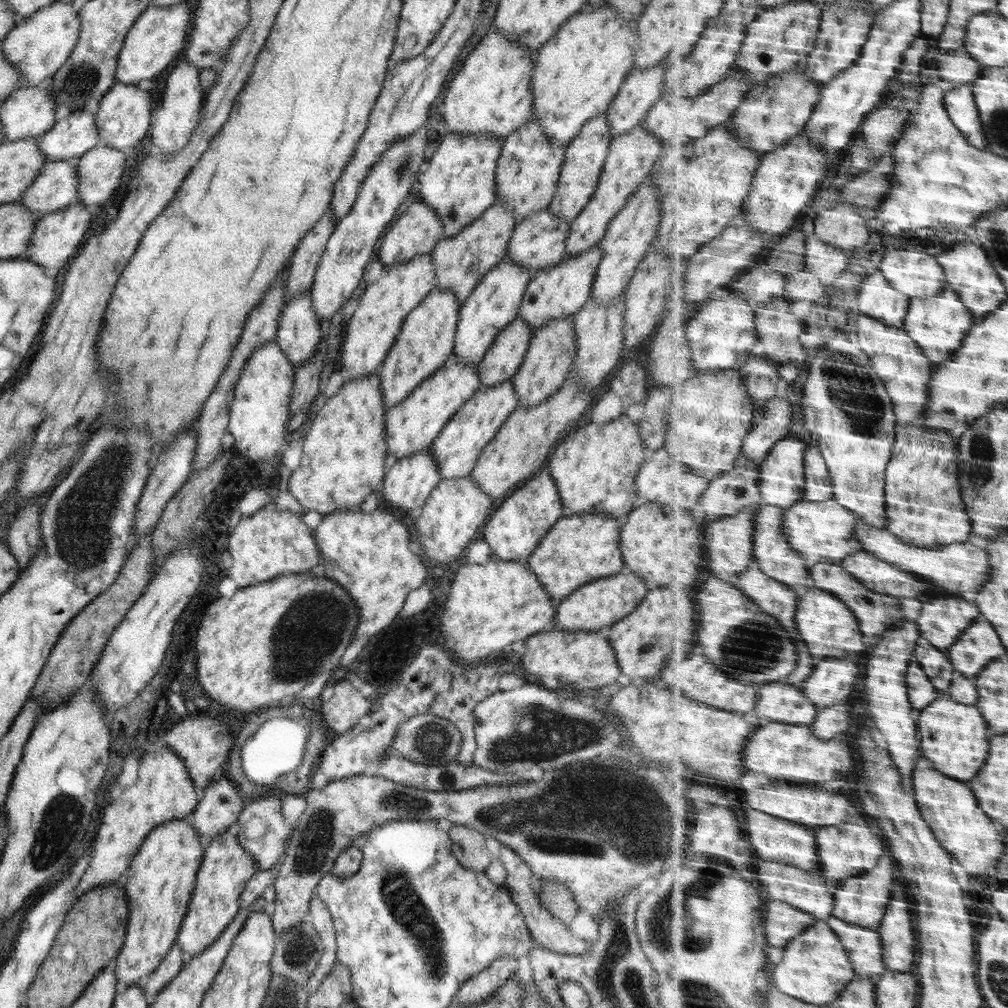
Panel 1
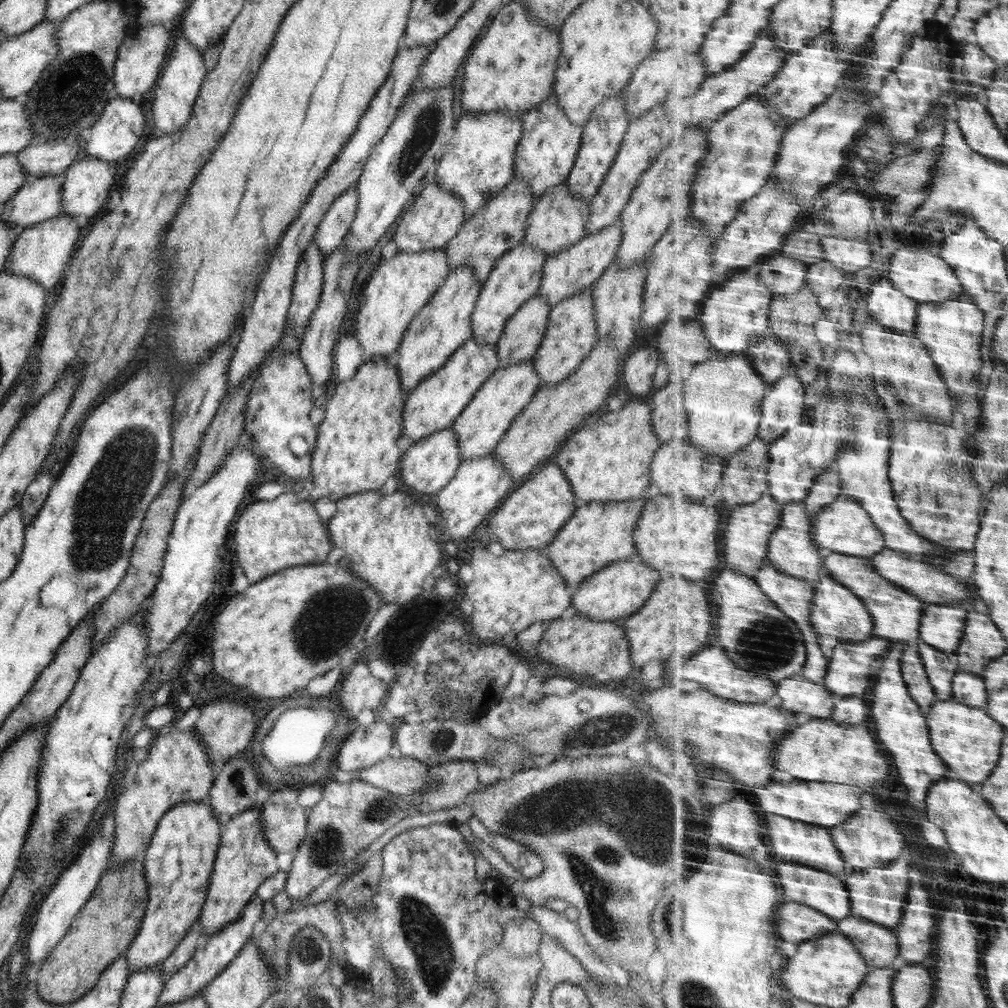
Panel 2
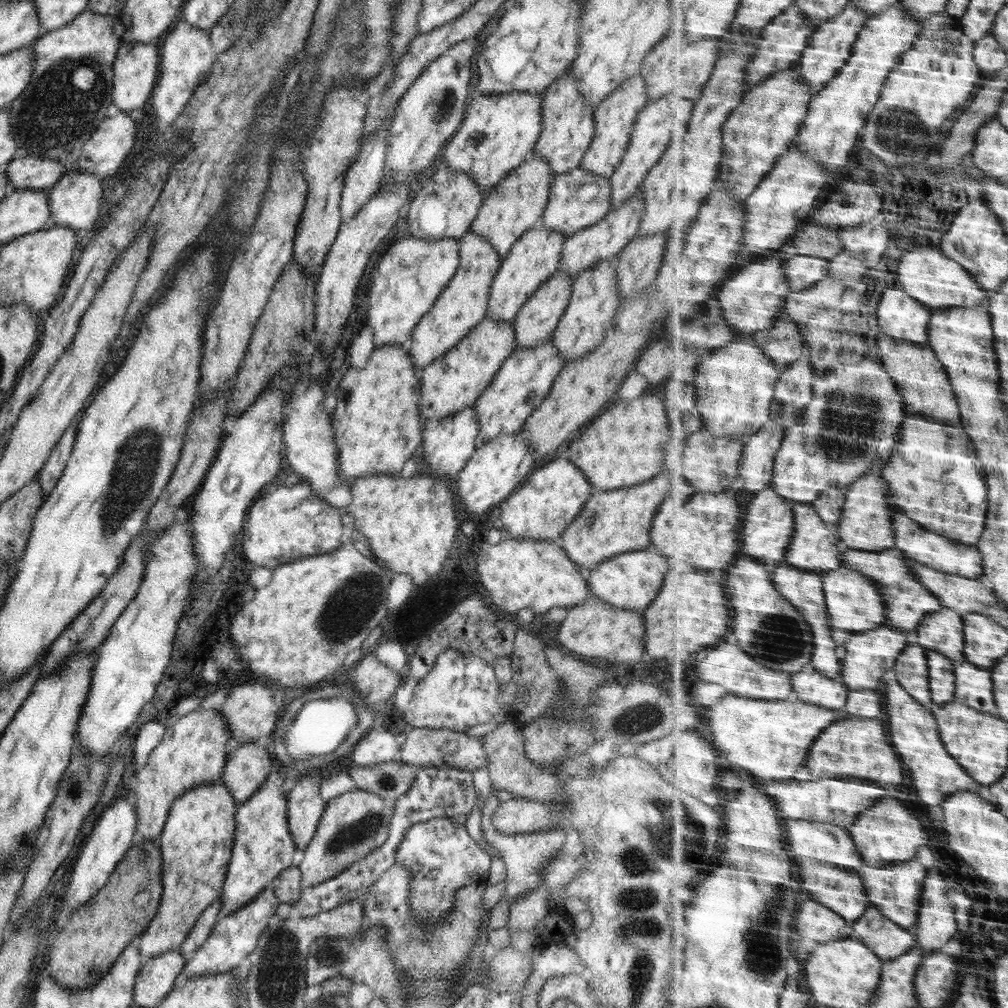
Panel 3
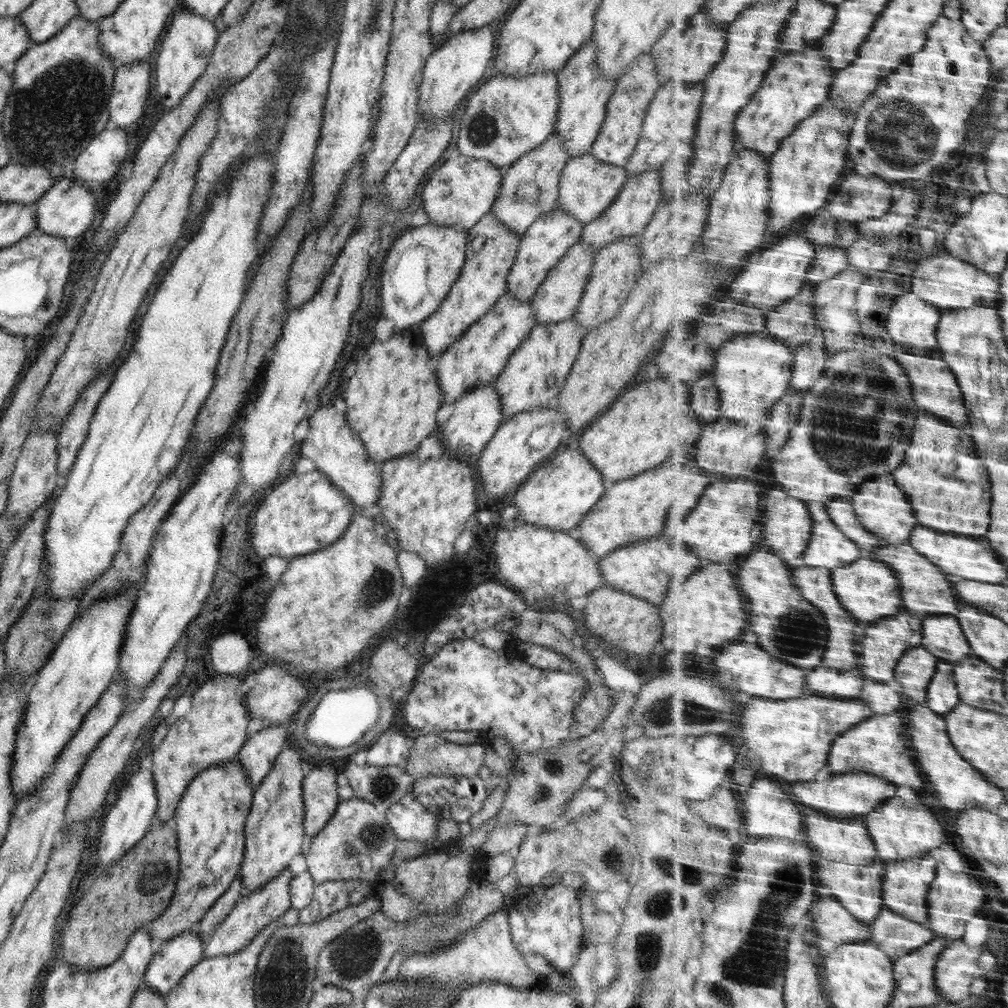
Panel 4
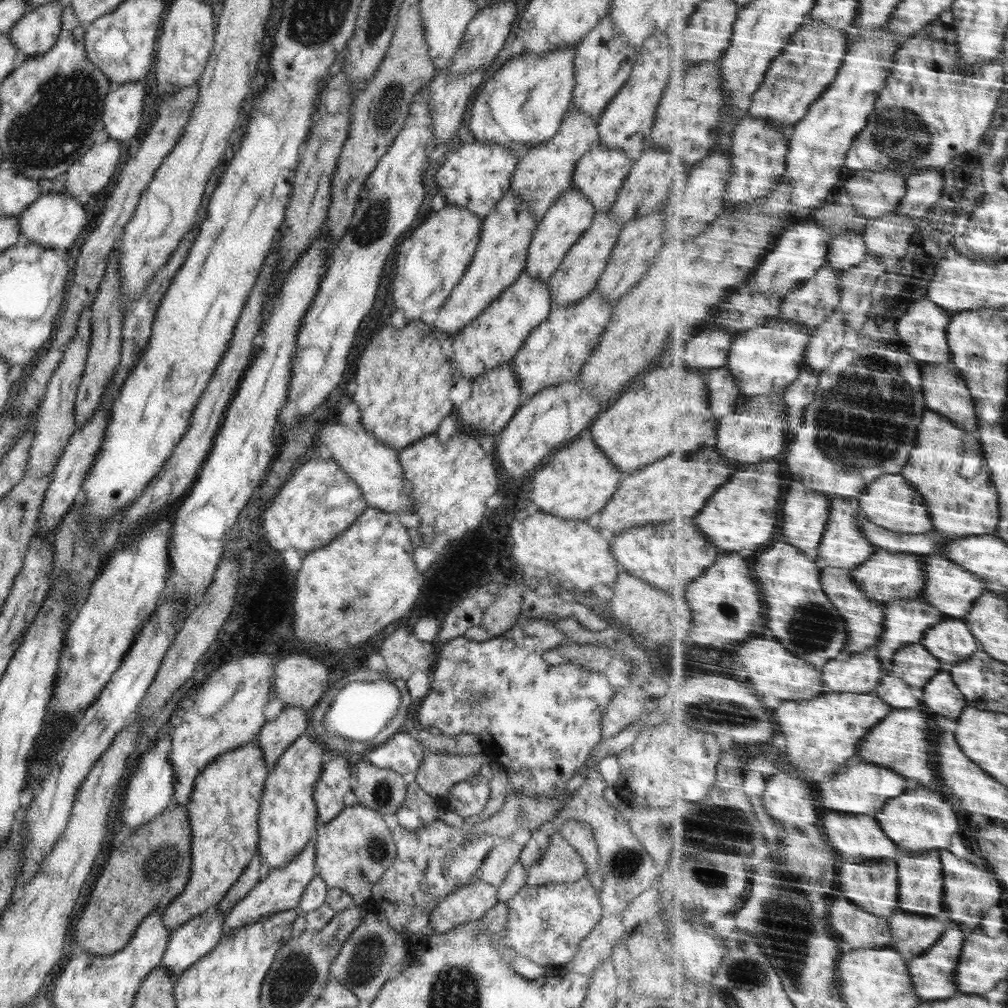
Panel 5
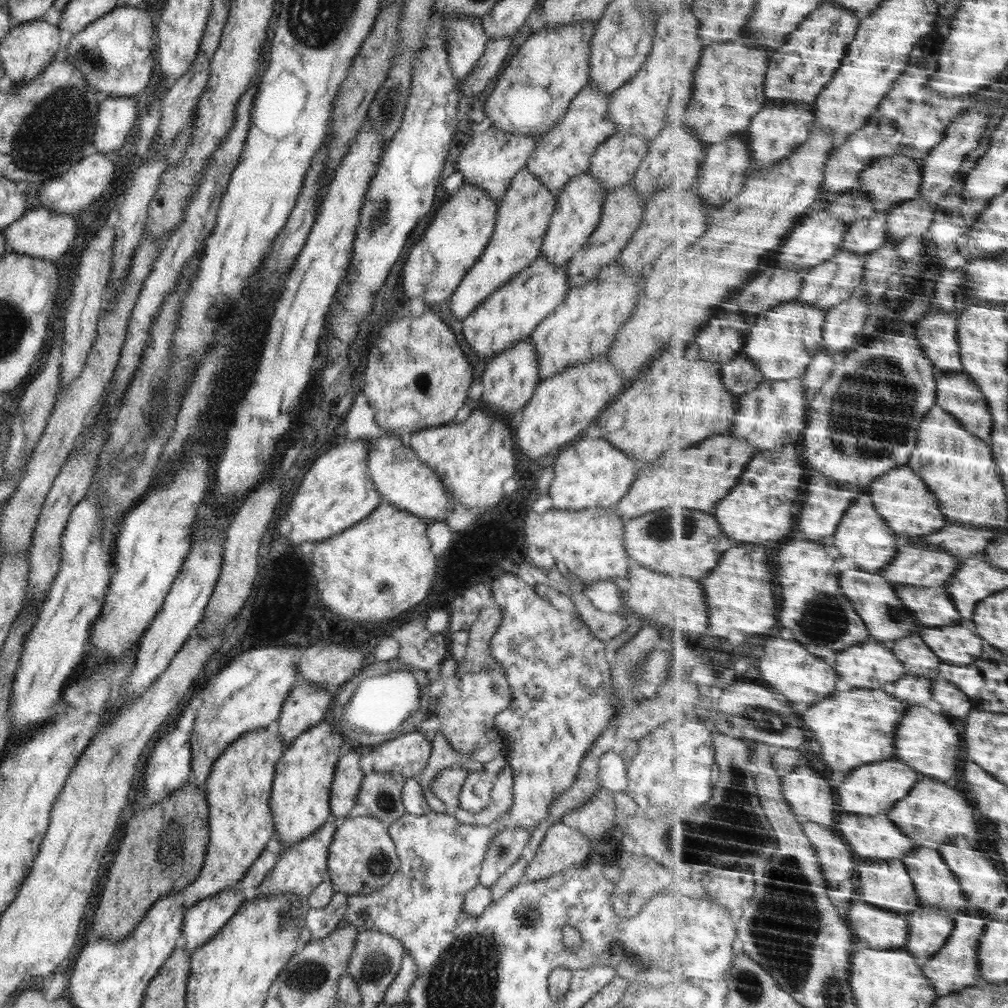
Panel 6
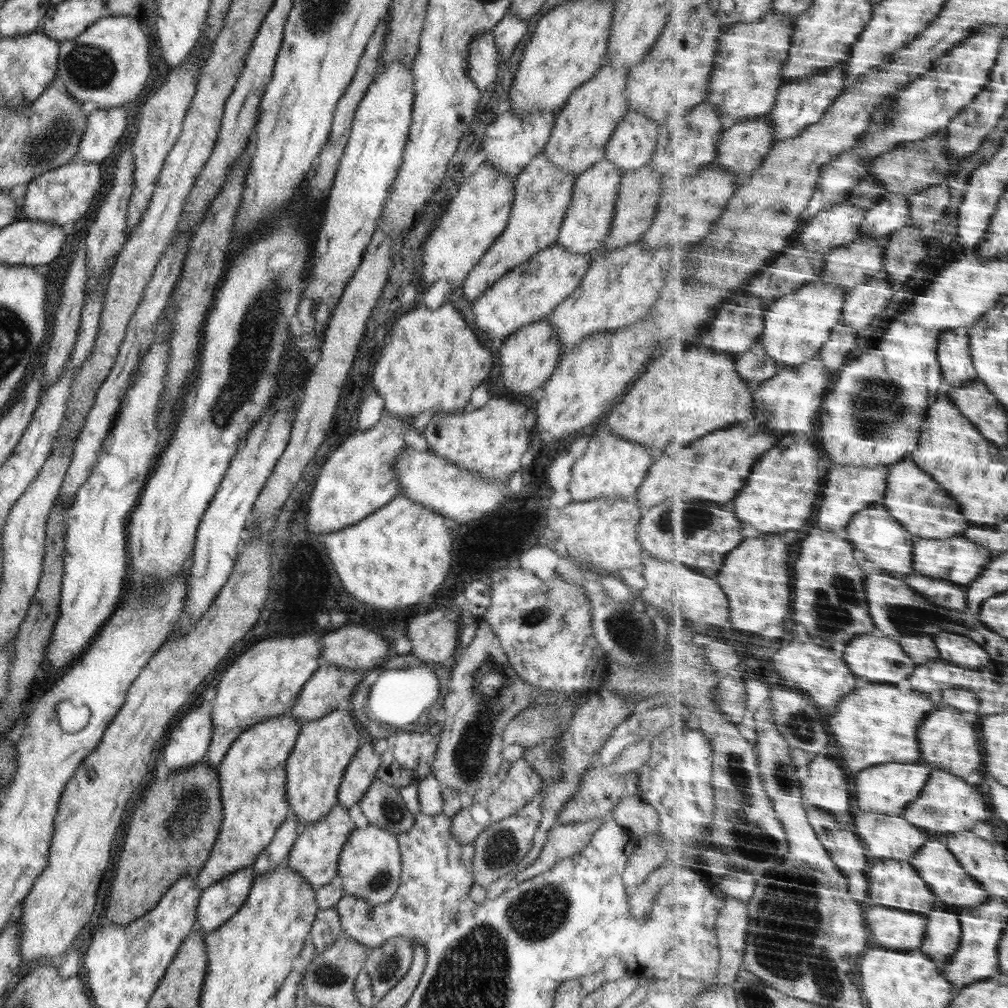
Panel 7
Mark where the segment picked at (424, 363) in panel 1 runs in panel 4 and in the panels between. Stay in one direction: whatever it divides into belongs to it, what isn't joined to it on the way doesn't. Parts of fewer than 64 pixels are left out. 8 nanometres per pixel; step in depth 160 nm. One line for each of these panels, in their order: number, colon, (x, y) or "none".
2: (437, 330)
3: (458, 309)
4: (491, 248)

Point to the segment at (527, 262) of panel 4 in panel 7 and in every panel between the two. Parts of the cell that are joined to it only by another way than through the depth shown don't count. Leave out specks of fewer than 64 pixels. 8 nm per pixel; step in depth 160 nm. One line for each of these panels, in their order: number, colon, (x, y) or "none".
5: (564, 222)
6: (578, 209)
7: (587, 222)

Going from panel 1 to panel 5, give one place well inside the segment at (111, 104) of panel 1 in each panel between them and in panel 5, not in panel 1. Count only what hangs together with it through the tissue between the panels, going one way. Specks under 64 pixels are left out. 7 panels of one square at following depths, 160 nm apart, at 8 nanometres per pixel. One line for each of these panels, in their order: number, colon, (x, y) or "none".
2: (111, 138)
3: (107, 148)
4: (101, 159)
5: (93, 171)

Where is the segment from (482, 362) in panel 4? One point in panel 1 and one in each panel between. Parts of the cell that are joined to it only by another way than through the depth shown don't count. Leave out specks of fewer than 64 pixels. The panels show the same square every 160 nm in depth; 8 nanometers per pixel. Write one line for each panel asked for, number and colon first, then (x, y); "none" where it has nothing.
1: (412, 425)
2: (434, 403)
3: (454, 381)

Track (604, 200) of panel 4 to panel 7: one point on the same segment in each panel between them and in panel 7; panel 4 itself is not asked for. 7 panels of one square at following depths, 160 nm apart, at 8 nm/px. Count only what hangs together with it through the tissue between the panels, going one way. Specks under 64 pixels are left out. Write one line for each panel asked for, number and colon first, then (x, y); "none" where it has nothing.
5: (599, 174)
6: (614, 162)
7: (631, 146)

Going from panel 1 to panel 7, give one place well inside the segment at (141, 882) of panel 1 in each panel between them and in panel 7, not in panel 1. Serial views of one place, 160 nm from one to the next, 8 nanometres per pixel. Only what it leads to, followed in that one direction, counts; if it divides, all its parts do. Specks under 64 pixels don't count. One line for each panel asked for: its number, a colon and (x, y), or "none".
2: (179, 861)
3: (196, 842)
4: (209, 821)
5: (223, 809)
6: (238, 788)
7: (252, 777)

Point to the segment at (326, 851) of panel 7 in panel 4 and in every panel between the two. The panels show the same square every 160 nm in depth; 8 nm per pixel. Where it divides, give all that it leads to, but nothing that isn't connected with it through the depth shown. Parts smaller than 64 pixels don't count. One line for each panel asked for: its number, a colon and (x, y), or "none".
4: (254, 911)
5: (281, 888)
6: (302, 865)

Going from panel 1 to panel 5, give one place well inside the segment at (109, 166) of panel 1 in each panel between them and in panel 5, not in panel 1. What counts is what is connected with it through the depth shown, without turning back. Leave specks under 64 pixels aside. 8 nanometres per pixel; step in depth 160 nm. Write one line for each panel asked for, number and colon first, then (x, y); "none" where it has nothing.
2: (85, 188)
3: (74, 202)
4: (66, 210)
5: (54, 221)

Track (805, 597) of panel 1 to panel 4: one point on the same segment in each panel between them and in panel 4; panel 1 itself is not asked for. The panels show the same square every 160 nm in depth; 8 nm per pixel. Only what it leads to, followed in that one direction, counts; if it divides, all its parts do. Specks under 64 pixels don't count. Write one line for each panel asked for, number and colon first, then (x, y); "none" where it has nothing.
2: (838, 611)
3: (856, 603)
4: (871, 589)

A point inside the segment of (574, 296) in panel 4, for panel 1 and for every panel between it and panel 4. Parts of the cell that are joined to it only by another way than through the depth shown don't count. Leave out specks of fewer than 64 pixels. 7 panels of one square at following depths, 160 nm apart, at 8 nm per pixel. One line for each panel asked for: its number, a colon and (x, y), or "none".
1: (501, 361)
2: (523, 333)
3: (538, 317)

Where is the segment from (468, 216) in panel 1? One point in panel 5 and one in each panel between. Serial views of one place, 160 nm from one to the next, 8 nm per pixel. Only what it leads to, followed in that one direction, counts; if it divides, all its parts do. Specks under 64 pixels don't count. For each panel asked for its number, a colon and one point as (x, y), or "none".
2: (479, 162)
3: (498, 133)
4: (497, 127)
5: (510, 121)

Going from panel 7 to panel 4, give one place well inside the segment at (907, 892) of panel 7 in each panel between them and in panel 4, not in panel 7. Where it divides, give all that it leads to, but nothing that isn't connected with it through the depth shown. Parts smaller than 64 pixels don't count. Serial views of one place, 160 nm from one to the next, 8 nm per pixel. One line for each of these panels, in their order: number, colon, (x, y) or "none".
4: (860, 888)
5: (877, 887)
6: (888, 883)

